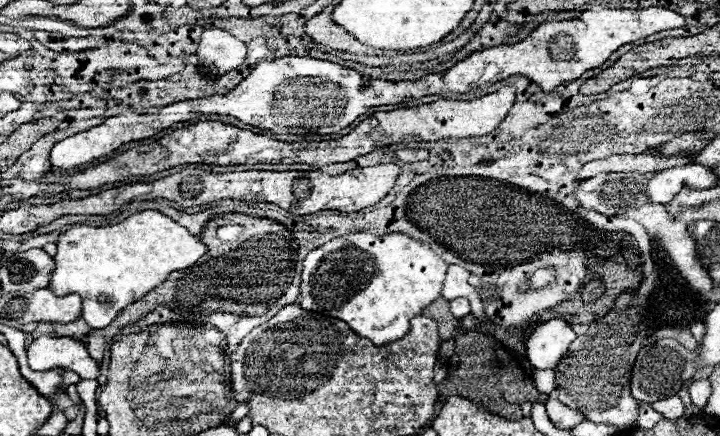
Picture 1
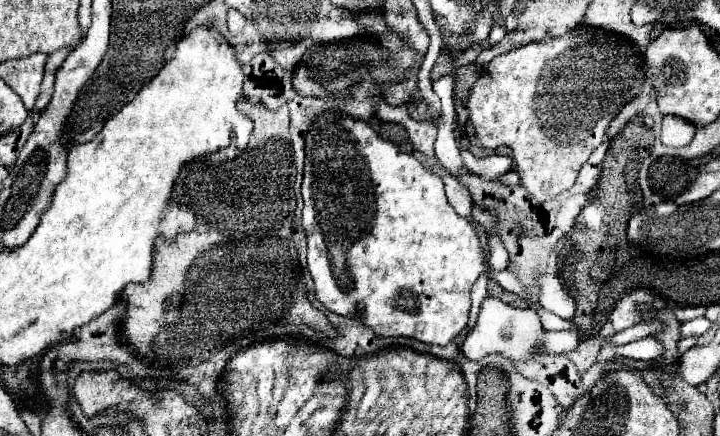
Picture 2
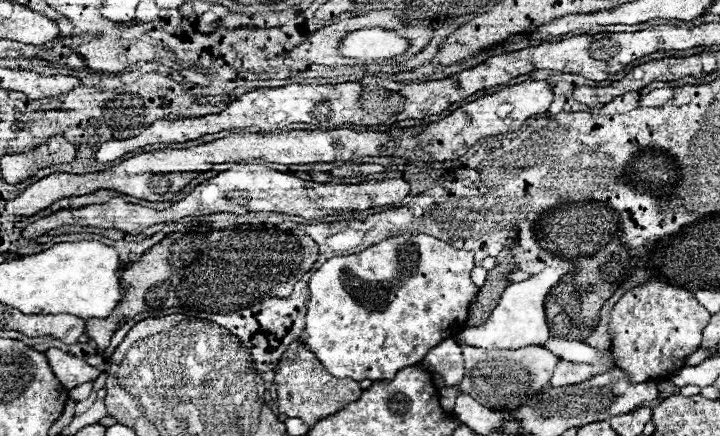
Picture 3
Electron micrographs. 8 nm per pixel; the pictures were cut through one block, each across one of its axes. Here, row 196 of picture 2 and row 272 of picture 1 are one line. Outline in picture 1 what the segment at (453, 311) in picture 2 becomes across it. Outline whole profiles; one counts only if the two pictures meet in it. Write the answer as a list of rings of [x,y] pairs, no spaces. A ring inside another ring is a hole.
[[[350,232],[308,252],[302,270],[300,306],[344,320],[360,338],[390,344],[410,332],[410,320],[440,298],[448,262],[426,242],[402,232],[374,236]]]

